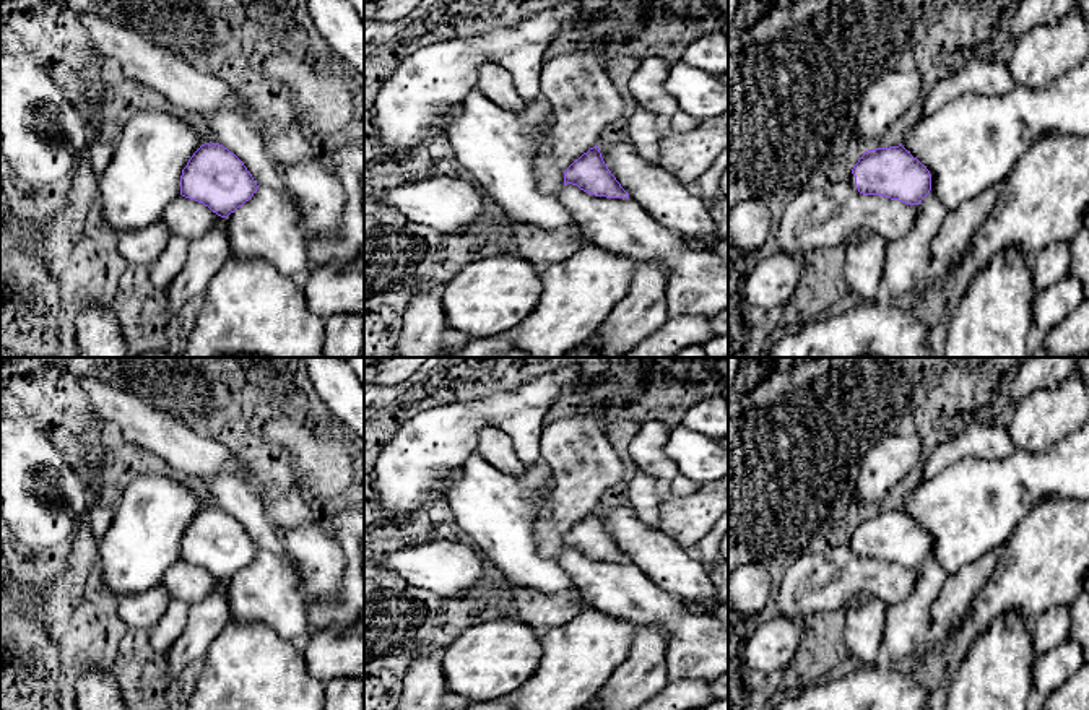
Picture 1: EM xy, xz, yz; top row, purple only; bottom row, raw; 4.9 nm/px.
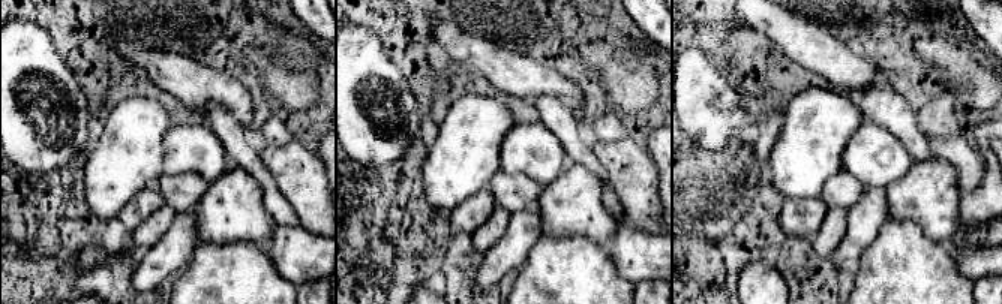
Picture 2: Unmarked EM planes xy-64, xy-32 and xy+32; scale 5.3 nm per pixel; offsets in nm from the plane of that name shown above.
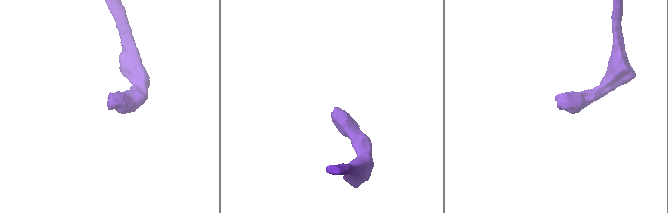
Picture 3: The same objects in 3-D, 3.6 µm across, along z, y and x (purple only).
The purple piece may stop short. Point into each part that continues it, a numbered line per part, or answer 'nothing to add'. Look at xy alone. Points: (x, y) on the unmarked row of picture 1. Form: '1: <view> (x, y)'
1: xy (143, 541)

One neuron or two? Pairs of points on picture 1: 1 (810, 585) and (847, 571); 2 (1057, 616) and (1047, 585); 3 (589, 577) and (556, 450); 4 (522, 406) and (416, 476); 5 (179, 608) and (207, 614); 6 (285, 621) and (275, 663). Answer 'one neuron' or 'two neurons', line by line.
1: one neuron
2: two neurons
3: two neurons
4: one neuron
5: two neurons
6: two neurons

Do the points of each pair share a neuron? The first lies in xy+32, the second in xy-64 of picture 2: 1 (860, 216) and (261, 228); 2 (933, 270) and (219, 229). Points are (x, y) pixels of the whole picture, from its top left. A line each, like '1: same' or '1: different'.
1: same
2: different

